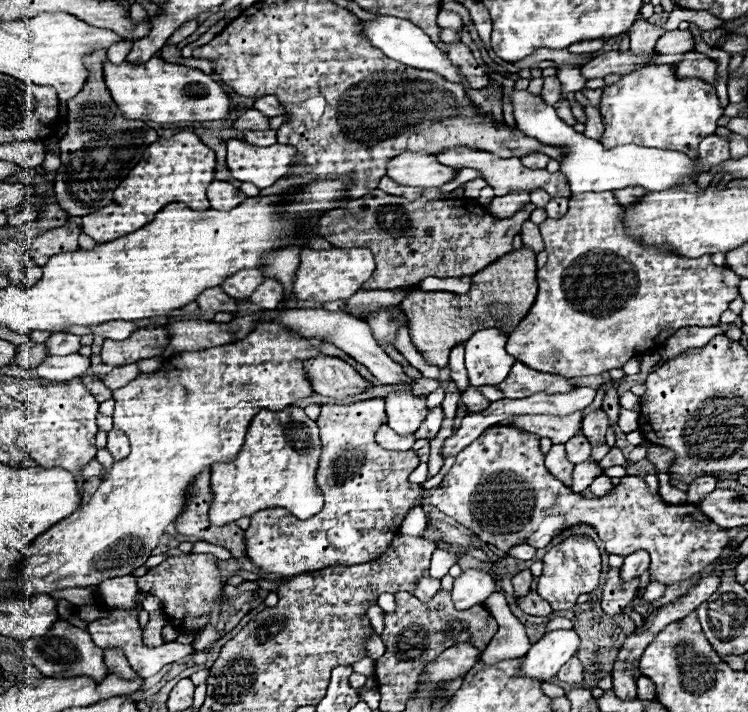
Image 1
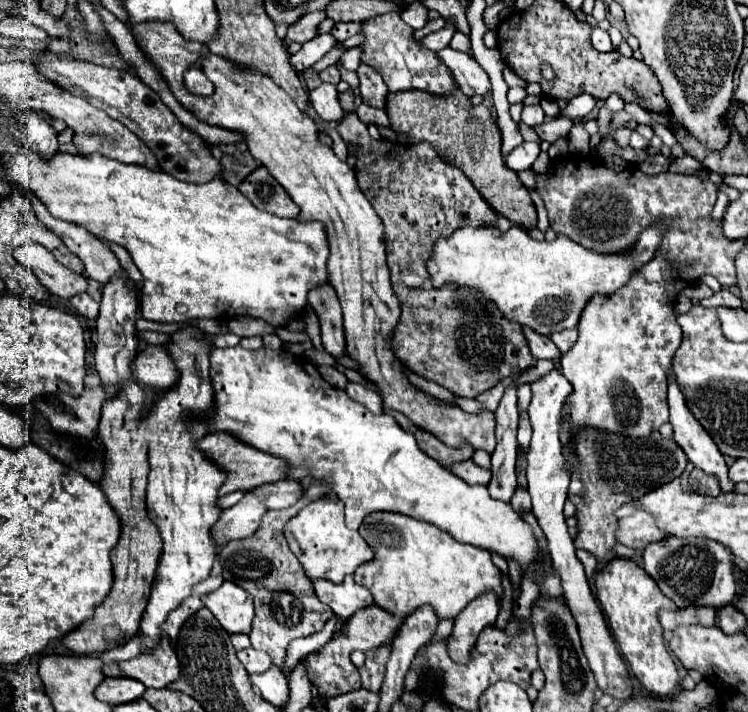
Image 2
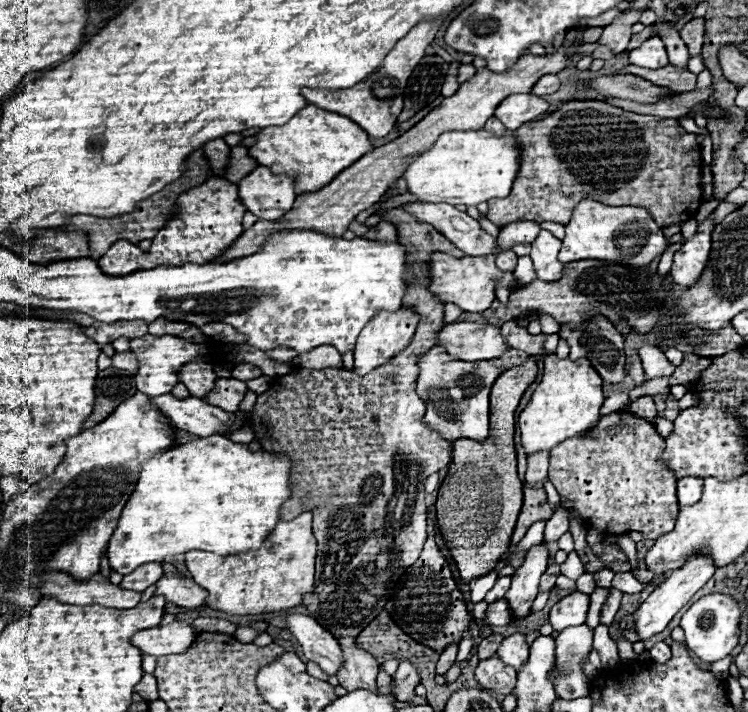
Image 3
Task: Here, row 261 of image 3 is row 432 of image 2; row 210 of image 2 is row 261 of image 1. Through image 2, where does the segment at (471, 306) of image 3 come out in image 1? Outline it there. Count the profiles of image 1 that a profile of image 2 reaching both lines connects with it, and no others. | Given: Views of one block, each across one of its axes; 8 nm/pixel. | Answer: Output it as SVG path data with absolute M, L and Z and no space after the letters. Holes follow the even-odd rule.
M306 248L300 252L300 266L292 282L294 296L310 302L348 300L362 288L362 284L372 276L374 270L376 262L368 248L332 248L332 250Z

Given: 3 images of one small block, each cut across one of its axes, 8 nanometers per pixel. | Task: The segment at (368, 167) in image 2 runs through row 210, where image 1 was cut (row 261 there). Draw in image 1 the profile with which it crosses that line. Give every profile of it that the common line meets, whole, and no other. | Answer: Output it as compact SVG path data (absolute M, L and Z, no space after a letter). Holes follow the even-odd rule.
M382 190L352 200L346 210L334 210L322 216L318 232L322 238L340 248L370 248L376 260L372 278L362 290L394 290L418 286L424 278L460 278L480 272L494 260L512 250L514 236L530 218L534 204L528 204L514 218L494 218L474 198L458 200L408 200Z

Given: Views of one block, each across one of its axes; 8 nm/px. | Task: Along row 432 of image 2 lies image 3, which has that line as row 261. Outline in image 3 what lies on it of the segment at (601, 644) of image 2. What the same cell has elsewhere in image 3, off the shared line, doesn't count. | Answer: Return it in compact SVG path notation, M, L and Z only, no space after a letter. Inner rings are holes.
M540 230L538 238L532 242L530 258L534 262L534 270L538 274L538 280L556 282L558 278L562 278L562 268L564 266L562 266L562 262L558 262L560 244L562 242L546 230Z

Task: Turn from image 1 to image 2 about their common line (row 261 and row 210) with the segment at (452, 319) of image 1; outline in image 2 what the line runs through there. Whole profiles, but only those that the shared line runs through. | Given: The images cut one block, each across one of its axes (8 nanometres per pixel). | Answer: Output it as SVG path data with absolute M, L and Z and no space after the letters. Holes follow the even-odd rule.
M406 90L402 94L390 92L386 106L392 130L408 132L410 144L430 142L444 162L458 166L468 176L500 216L524 228L536 226L536 208L530 200L530 192L518 180L516 172L504 164L500 154L500 128L486 106L472 106L468 96L460 90L454 90L454 94L446 98L436 98L436 94L426 94L424 90Z

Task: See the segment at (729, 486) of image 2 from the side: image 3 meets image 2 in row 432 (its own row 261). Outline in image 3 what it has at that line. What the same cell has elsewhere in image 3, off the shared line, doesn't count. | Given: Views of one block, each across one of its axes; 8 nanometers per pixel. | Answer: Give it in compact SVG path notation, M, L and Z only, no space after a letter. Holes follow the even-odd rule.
M710 218L700 222L696 236L686 240L674 254L672 278L676 284L688 288L688 284L696 284L700 280L712 248L712 228L714 226Z

